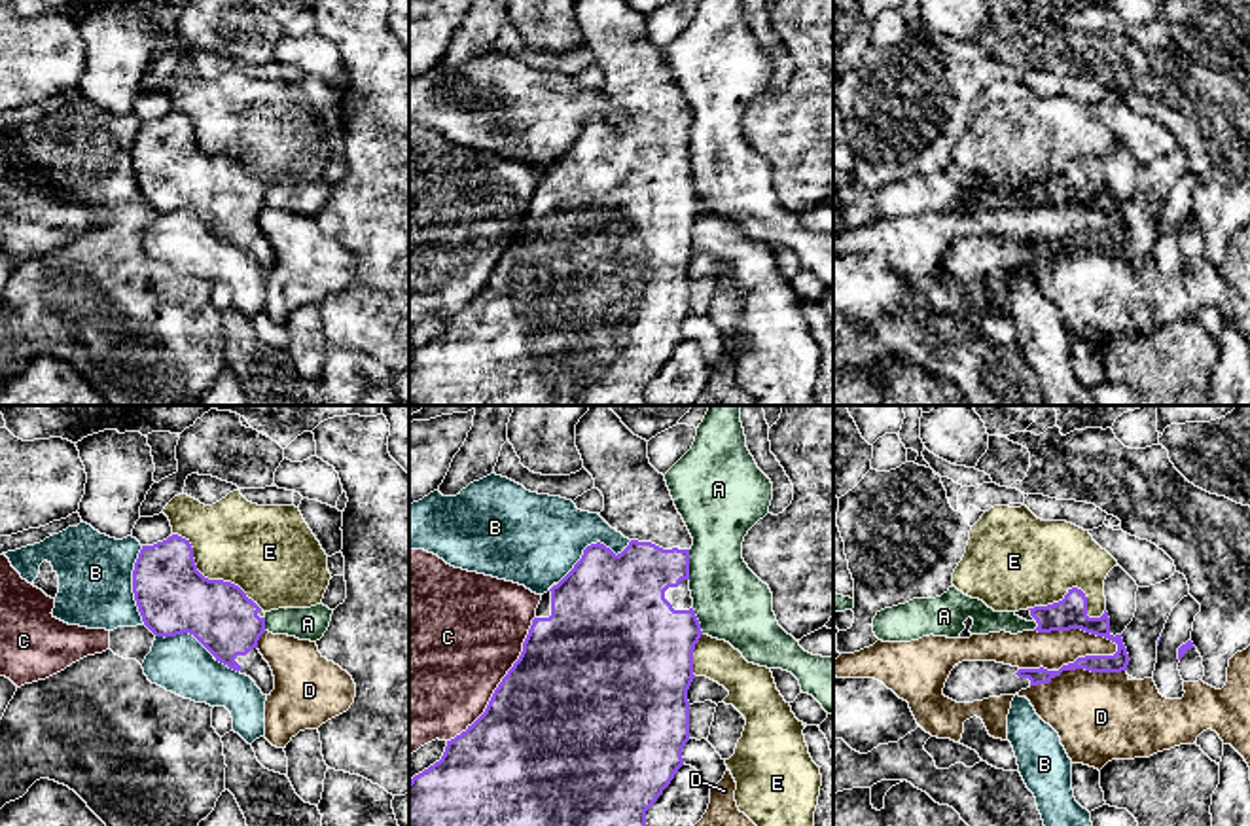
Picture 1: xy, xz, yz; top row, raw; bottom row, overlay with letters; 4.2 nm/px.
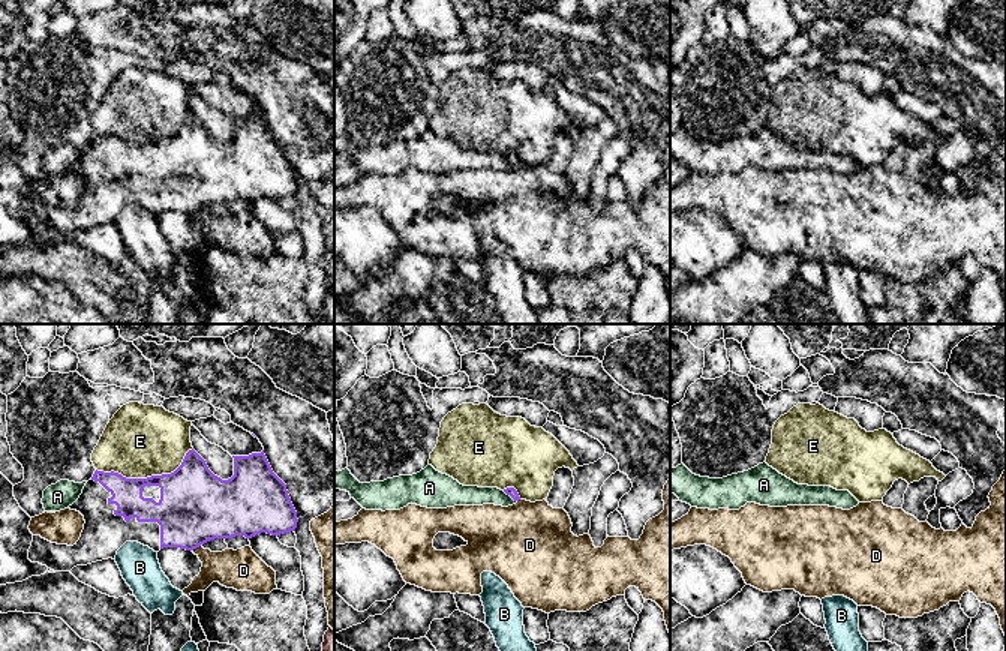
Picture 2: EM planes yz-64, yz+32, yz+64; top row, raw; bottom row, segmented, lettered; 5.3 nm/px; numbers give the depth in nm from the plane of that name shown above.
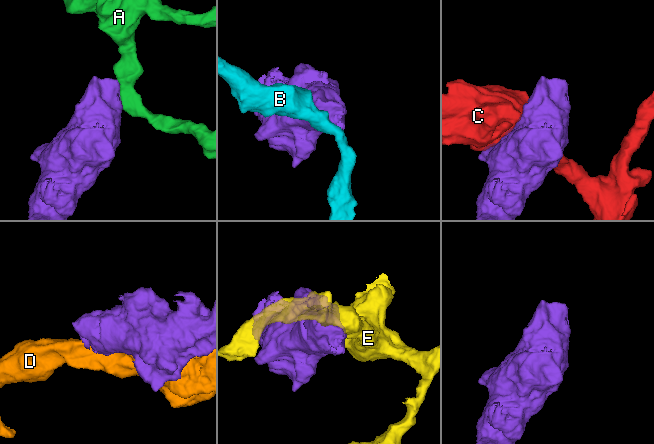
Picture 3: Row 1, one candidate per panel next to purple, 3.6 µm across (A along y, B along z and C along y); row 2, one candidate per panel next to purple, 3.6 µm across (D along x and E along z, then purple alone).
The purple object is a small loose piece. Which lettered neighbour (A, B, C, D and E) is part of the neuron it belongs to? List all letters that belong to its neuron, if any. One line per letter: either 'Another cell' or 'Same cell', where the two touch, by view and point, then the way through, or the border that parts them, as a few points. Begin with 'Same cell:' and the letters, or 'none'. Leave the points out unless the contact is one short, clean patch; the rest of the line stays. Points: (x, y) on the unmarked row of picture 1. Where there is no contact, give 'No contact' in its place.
Same cell: none
A: Another cell. Touches purple at xz (688, 141). Boundary: xz (688, 125), (690, 154)
B: Another cell. Touches purple at xz (591, 120)
C: Another cell. Touches purple at xz (500, 258)
D: Another cell. Touches purple at yz (1072, 245)
E: Another cell. Touches purple at xy (207, 154)

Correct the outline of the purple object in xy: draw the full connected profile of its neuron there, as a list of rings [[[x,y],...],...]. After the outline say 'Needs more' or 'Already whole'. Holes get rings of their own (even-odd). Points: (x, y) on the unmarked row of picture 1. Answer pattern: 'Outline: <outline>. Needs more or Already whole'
Outline: [[[172,110],[142,121],[133,169],[155,212],[193,210],[216,237],[250,252],[263,271],[271,271],[275,252],[258,225],[265,188],[239,161],[205,153],[189,116]]]. Needs more

